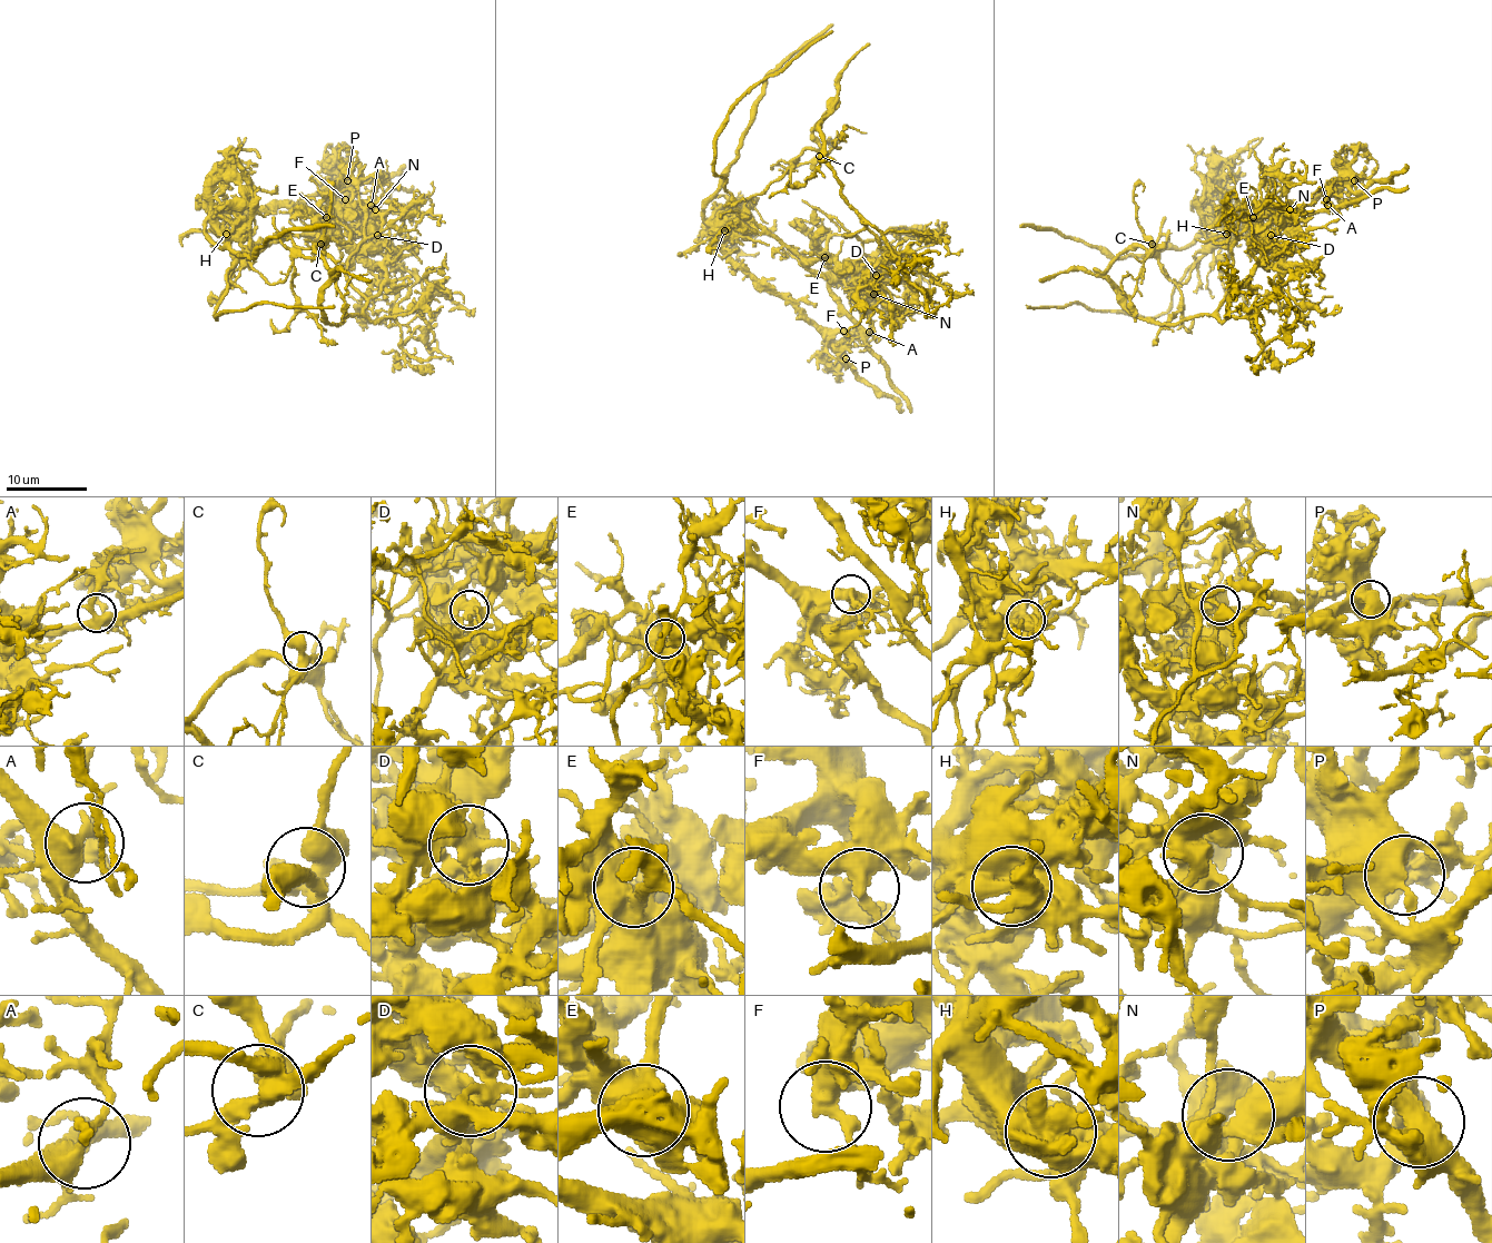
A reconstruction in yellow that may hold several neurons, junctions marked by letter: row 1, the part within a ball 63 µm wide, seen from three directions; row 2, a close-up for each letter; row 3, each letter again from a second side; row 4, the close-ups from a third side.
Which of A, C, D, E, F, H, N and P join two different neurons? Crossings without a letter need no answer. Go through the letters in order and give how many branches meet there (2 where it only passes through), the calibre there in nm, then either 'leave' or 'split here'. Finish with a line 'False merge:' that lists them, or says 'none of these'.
A: 3 | 360 nm | leave
C: 3 | 440 nm | leave
D: 4 | 400 nm | split here
E: 3 | 550 nm | leave
F: 3 | 360 nm | split here
H: 6 | 600 nm | split here
N: 4 | 420 nm | leave
P: 3 | 360 nm | leave
False merge: D, F, H

